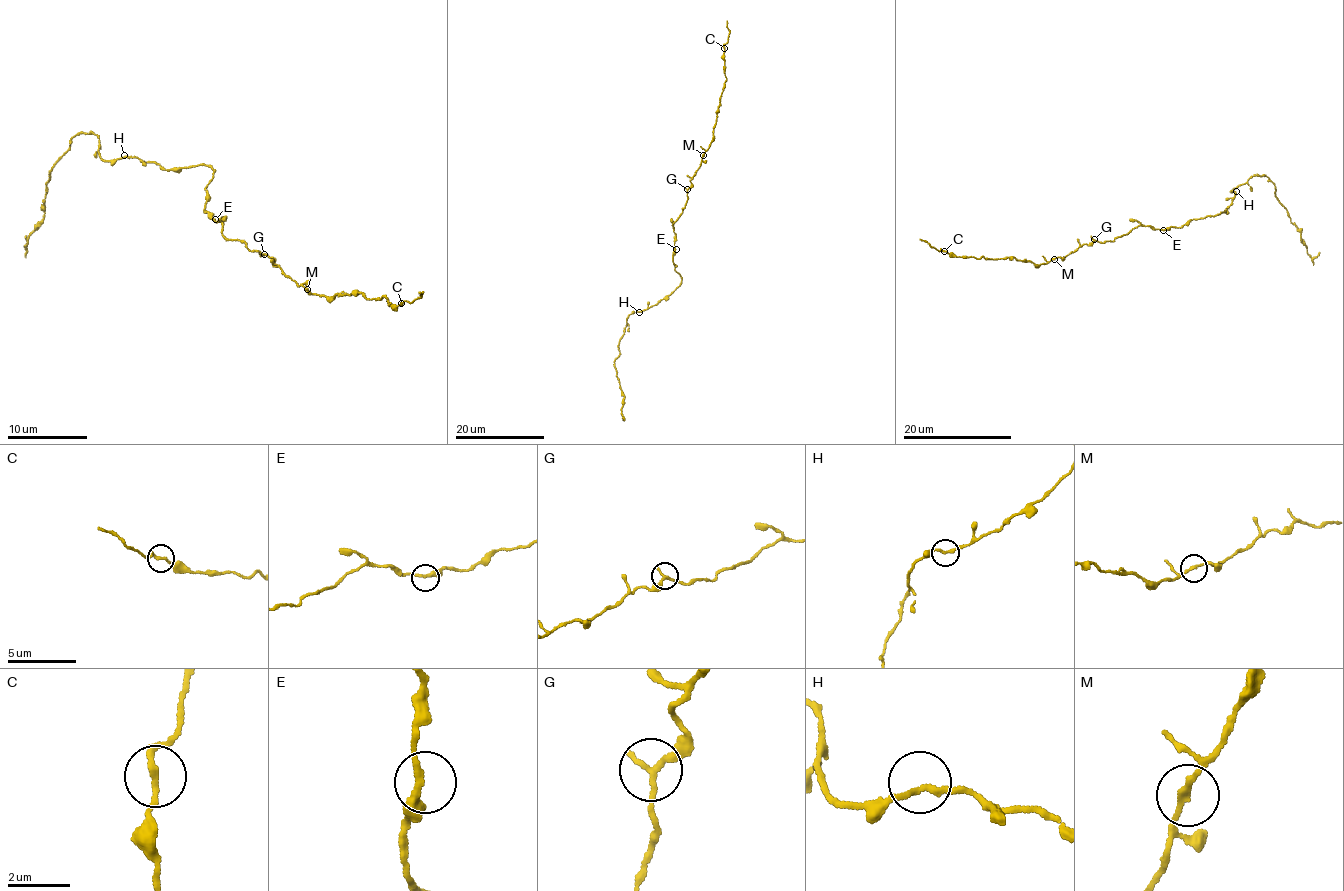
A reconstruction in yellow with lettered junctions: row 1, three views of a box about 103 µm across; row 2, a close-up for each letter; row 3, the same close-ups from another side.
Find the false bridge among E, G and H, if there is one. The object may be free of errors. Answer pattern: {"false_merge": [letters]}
{"false_merge": ["G"]}

